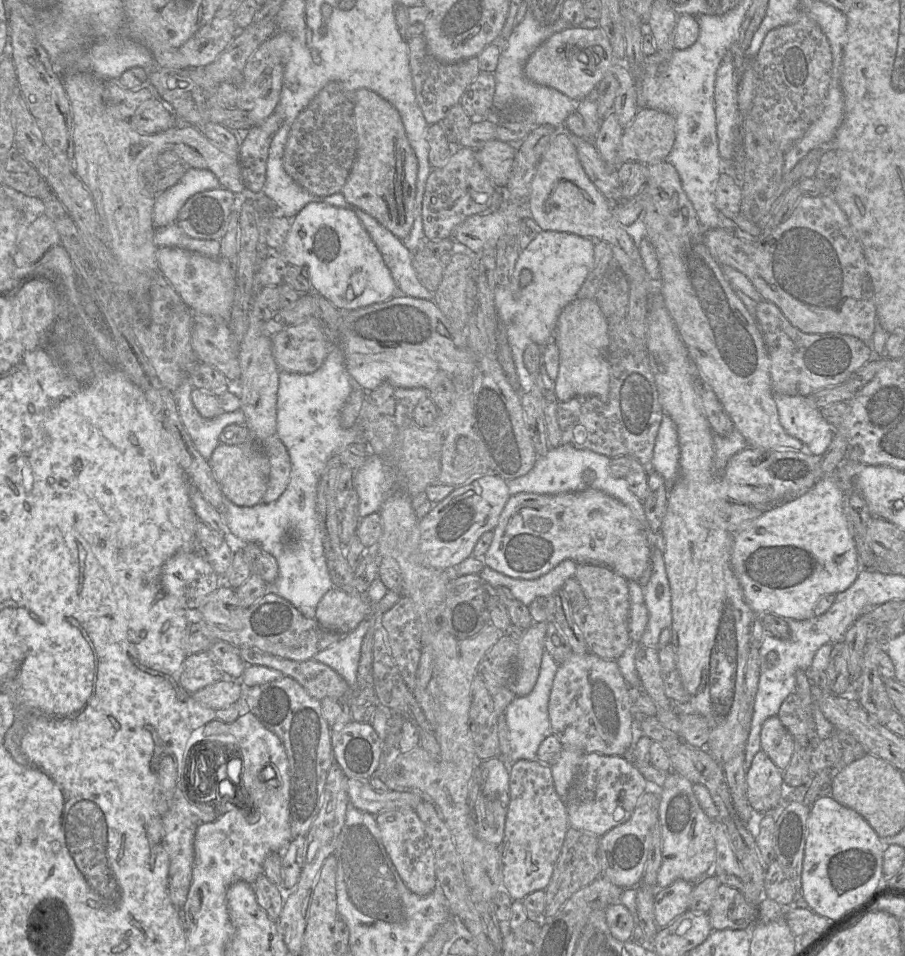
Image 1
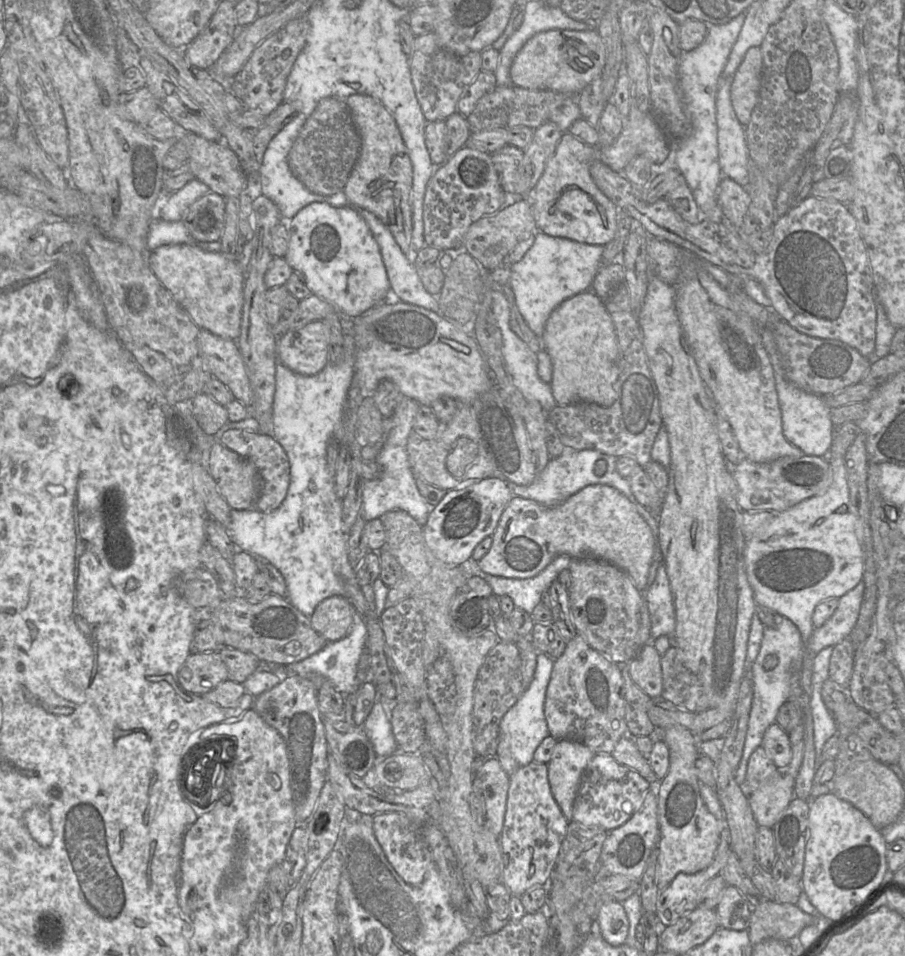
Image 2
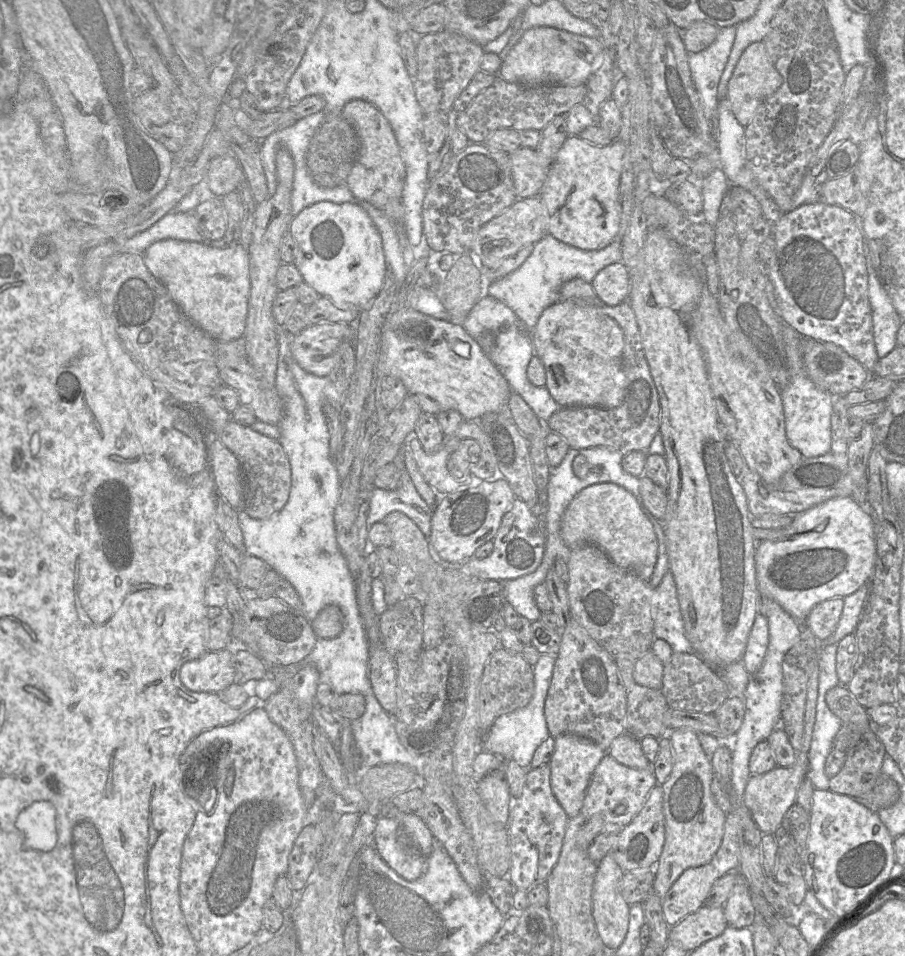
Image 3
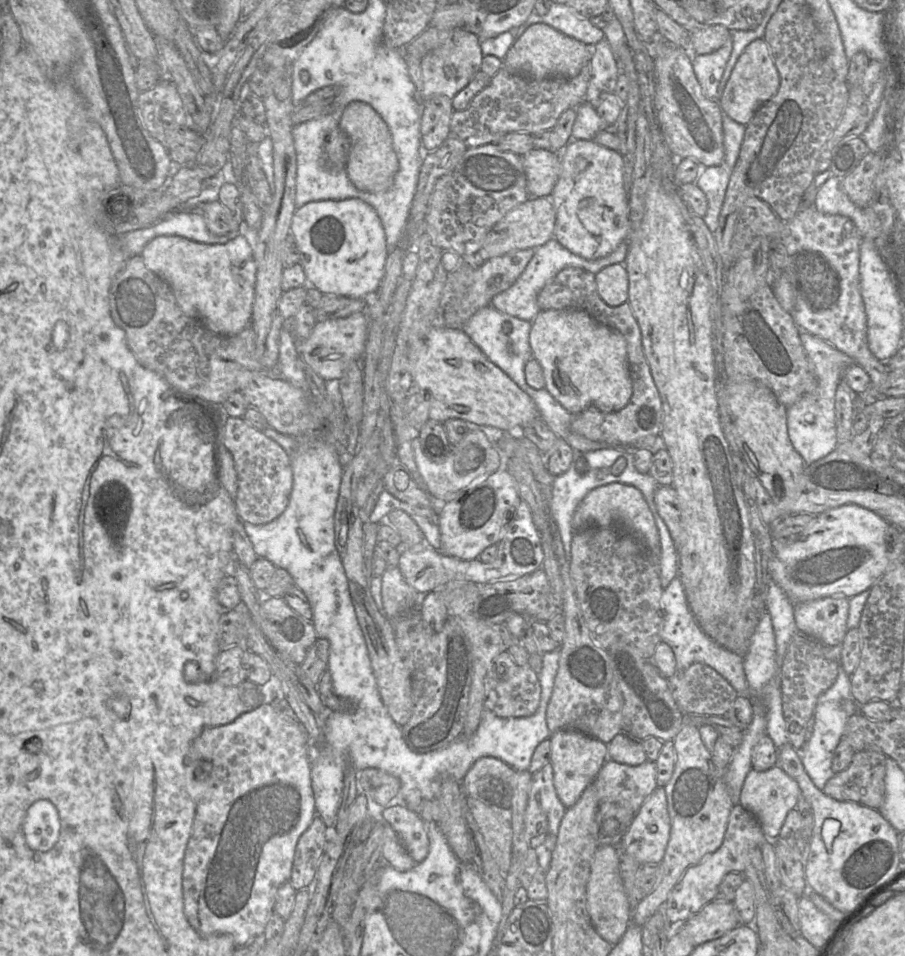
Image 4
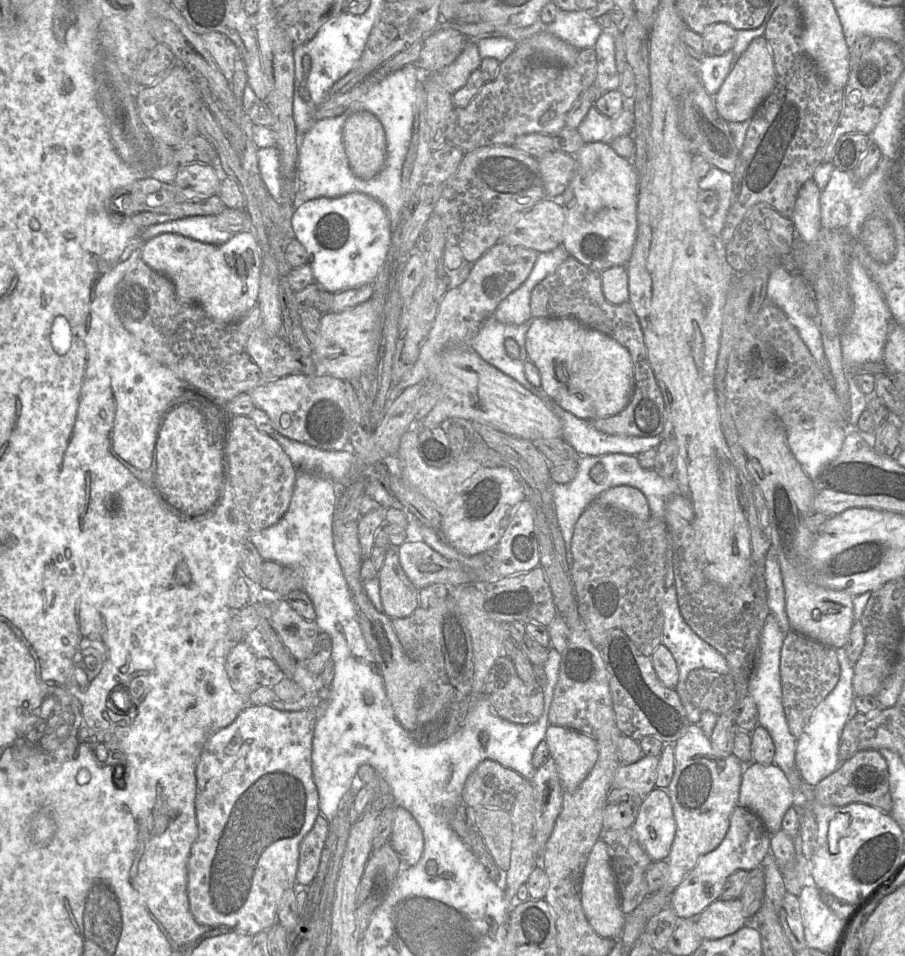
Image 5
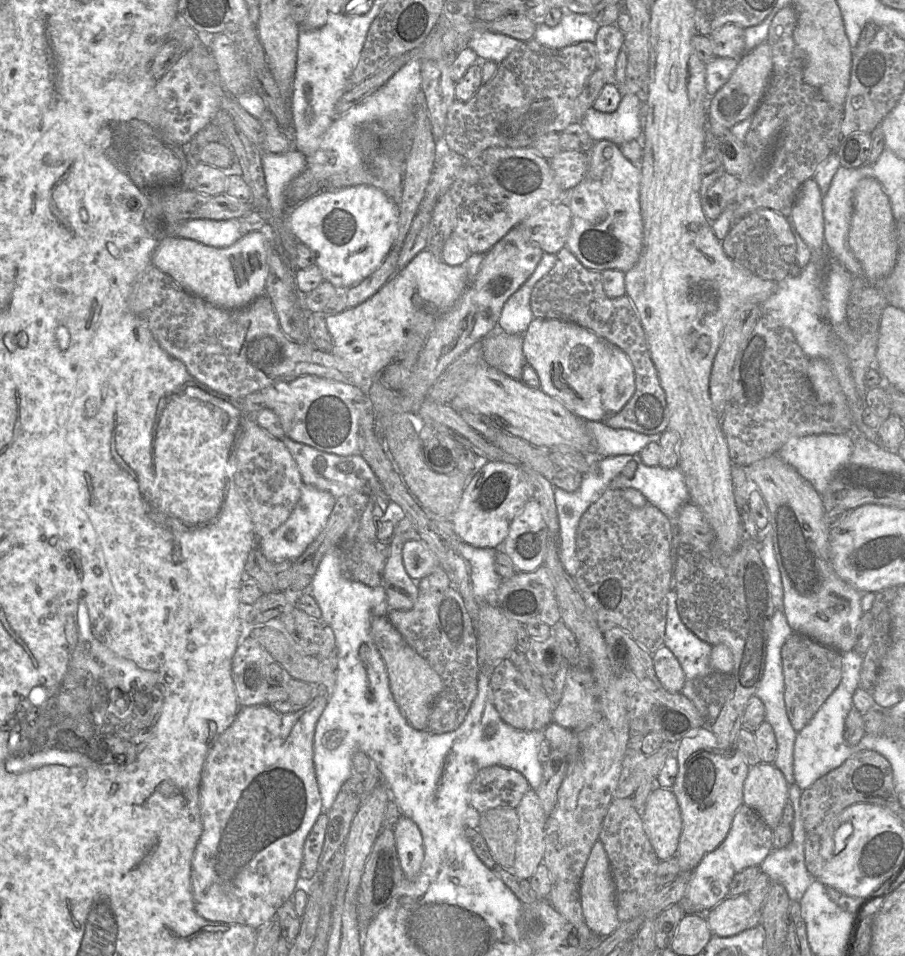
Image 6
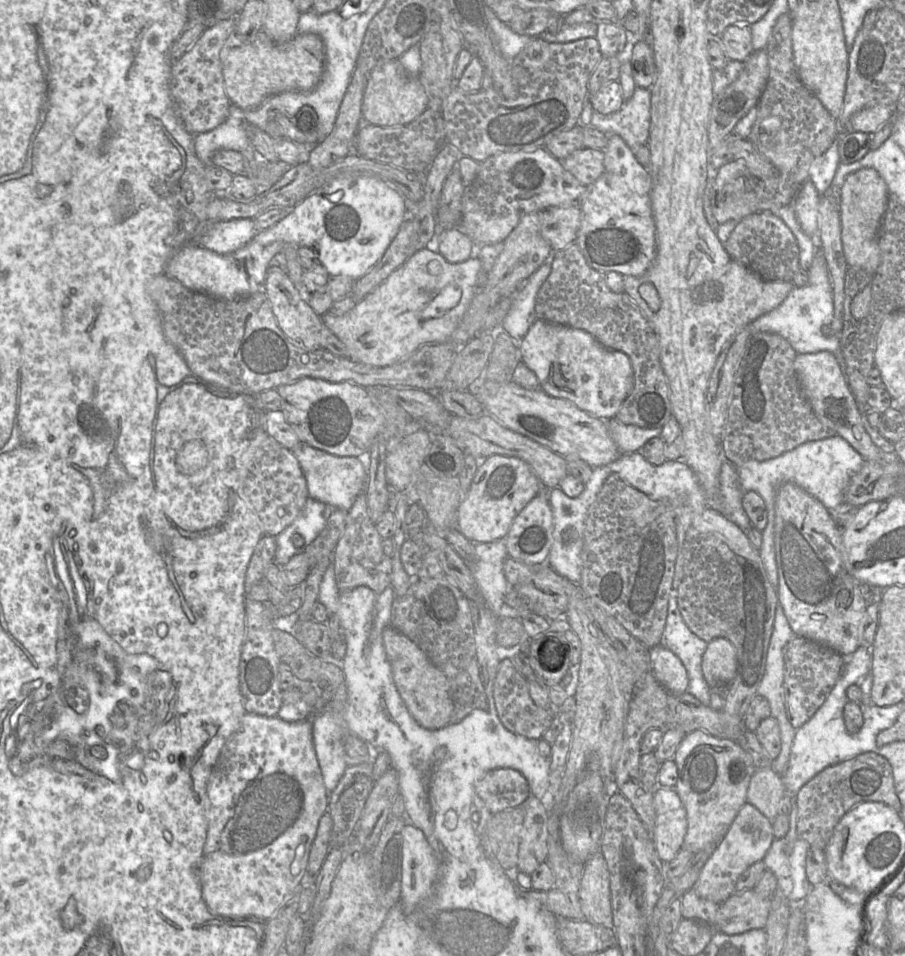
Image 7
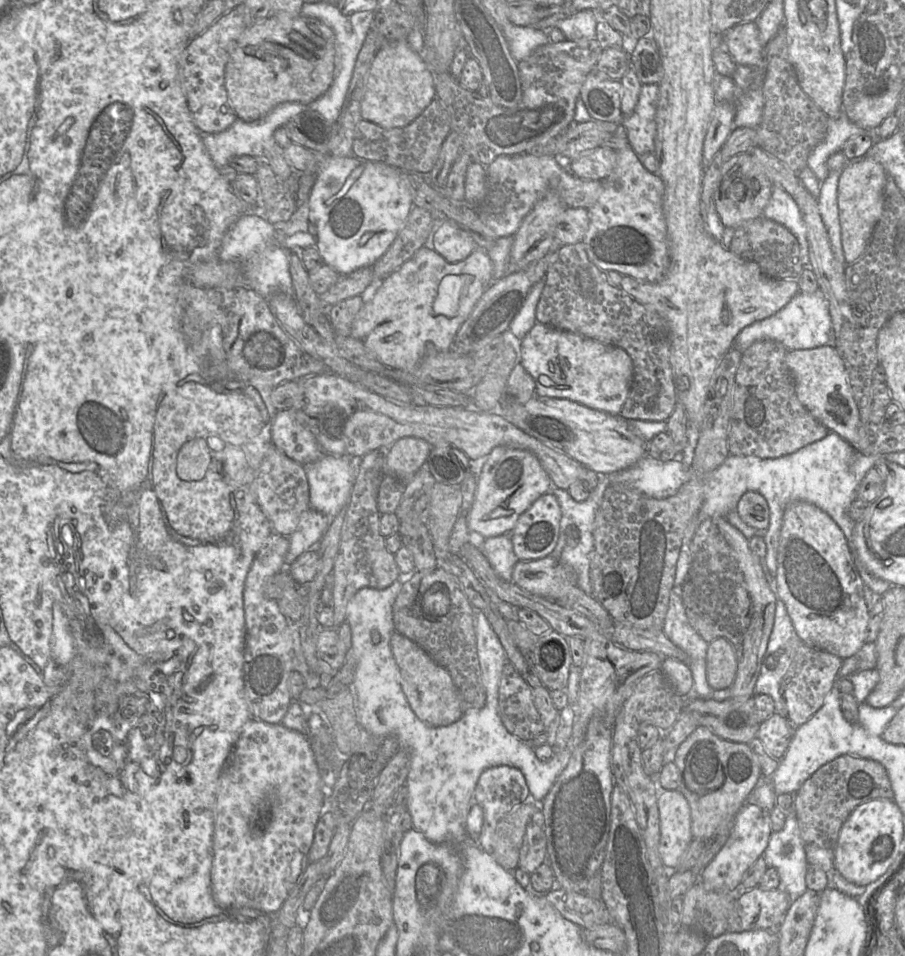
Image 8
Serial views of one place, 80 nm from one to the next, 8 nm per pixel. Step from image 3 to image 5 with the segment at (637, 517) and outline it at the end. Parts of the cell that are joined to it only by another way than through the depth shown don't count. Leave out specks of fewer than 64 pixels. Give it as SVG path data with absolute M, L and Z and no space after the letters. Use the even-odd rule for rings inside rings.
M628 485L612 487L602 492L595 502L622 509L641 520L646 520L651 516L644 494Z

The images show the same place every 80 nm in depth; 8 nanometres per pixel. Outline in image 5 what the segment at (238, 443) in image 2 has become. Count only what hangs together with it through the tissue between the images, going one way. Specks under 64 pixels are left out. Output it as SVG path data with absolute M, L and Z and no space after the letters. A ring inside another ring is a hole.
M230 416L224 440L228 477L234 500L250 531L276 524L286 513L294 491L297 470L281 446L260 432L247 416Z

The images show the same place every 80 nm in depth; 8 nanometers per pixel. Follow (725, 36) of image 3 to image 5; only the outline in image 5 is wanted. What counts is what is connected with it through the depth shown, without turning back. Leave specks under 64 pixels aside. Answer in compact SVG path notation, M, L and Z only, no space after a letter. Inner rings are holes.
M733 50L722 55L705 55L697 61L697 73L705 88L711 96L715 96L730 71L733 59Z

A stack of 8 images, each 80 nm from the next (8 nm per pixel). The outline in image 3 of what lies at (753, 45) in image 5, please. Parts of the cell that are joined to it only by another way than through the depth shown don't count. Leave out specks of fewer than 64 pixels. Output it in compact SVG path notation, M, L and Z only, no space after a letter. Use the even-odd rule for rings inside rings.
M763 41L750 44L742 53L727 88L727 98L738 122L746 127L759 105L782 84L782 77L773 66Z

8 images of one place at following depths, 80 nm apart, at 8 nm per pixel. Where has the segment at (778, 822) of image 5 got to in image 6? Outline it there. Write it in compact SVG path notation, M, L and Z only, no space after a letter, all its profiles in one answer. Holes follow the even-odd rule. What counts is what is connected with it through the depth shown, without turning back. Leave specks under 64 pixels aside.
M760 763L749 769L744 782L743 804L754 809L774 830L781 822L783 809L789 801L789 787L783 773L773 764Z

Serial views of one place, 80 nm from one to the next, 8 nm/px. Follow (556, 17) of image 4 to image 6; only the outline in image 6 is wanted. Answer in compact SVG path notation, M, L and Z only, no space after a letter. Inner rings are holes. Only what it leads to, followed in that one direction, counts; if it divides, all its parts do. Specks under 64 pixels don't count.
M564 11L562 19L554 27L543 22L536 23L533 39L552 48L562 48L582 41L595 42L600 28L599 20L592 15L570 11Z

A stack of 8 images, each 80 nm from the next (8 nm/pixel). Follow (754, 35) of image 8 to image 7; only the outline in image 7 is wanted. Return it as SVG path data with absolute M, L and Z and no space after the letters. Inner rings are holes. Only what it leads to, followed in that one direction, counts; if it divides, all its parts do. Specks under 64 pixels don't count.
M735 23L728 26L719 36L718 39L728 59L744 62L754 51L750 25Z

